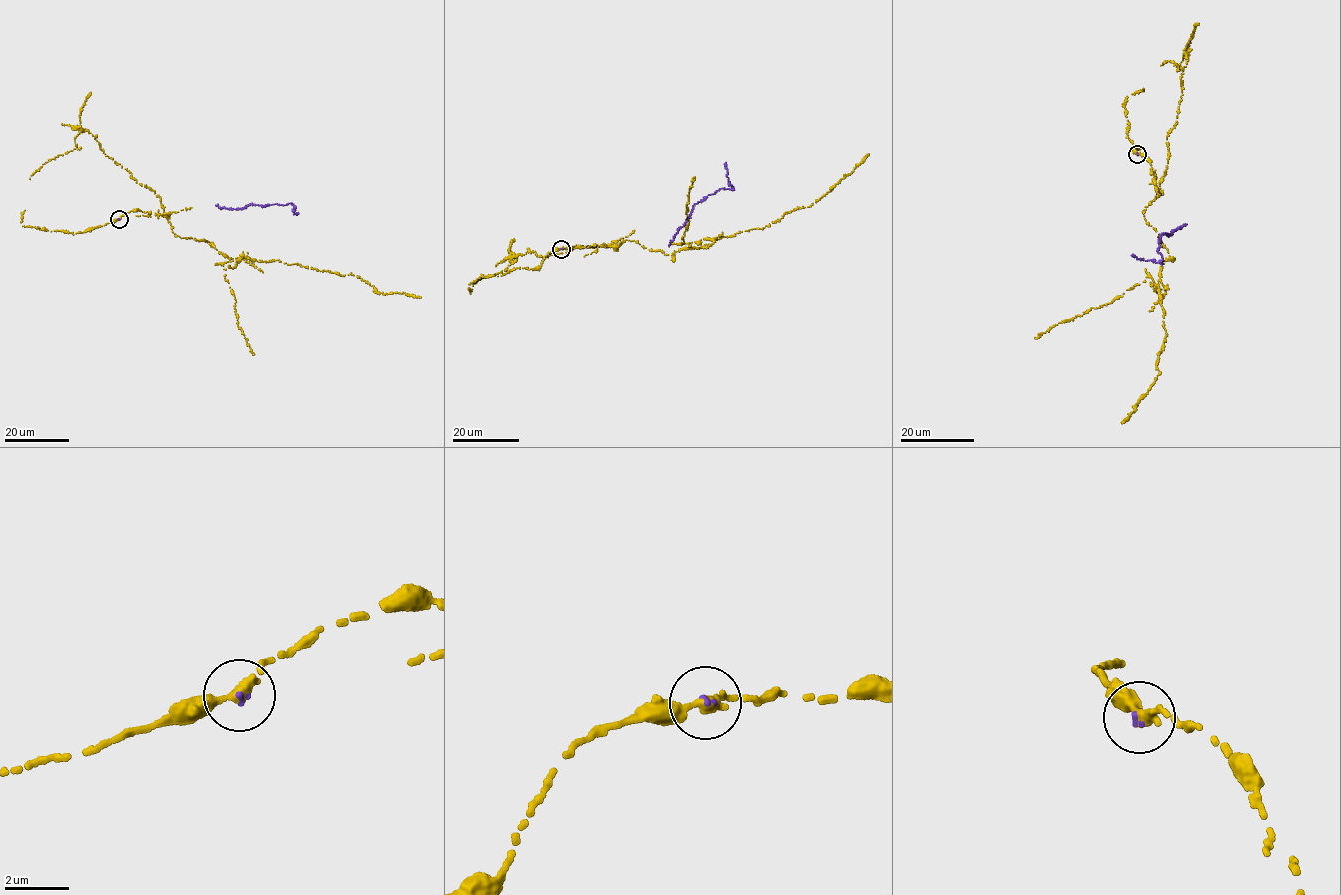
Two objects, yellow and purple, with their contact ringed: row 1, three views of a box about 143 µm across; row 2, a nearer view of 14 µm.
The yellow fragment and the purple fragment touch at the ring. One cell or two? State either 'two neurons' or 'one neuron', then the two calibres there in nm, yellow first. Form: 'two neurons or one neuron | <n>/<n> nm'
two neurons | 300/140 nm

